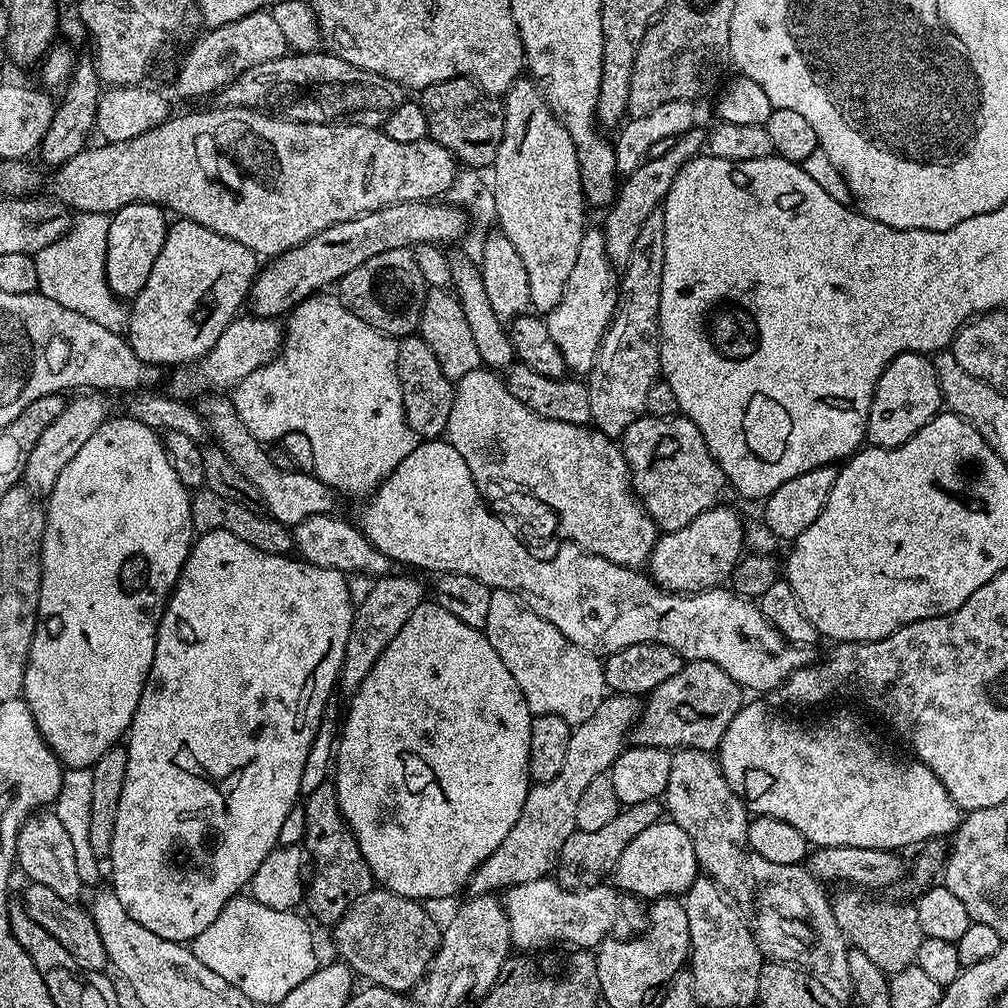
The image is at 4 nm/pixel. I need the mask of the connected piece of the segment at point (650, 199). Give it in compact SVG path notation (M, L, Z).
M700 126L691 128L676 137L669 148L649 155L648 159L638 166L638 170L629 172L623 177L615 200L607 205L605 212L608 213L604 216L604 224L602 223L606 254L613 269L623 270L630 258L630 250L634 246L634 241L638 239L638 233L641 232L642 225L646 223L646 217L654 214L654 210L663 205L678 170L682 166L686 166L688 160L693 160L695 156L701 155L705 148L705 129Z

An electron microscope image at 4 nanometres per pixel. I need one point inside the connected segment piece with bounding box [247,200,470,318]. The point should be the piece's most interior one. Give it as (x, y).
(302, 271)

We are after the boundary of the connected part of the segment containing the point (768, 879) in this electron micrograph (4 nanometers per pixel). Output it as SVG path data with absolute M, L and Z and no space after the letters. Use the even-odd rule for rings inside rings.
M697 748L673 751L670 782L666 782L662 804L672 823L682 826L682 830L686 830L686 835L690 837L699 871L705 876L710 876L718 887L727 893L736 911L746 922L763 956L778 964L791 964L793 968L803 968L815 980L822 982L822 986L826 986L826 990L830 990L830 994L834 994L836 1000L851 1001L853 992L847 966L850 945L844 939L842 930L834 918L829 893L824 893L827 892L825 885L815 880L808 873L807 867L798 864L782 866L778 862L766 862L762 854L754 854L751 848L744 845L748 839L750 813L738 798L738 794L730 790L717 757L711 752L699 752Z

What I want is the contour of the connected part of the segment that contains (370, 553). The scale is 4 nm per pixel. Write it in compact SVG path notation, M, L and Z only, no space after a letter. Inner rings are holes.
M336 514L314 515L291 529L295 551L314 566L338 570L345 574L367 572L373 578L380 578L389 571L390 562L369 540L355 523L339 520Z

